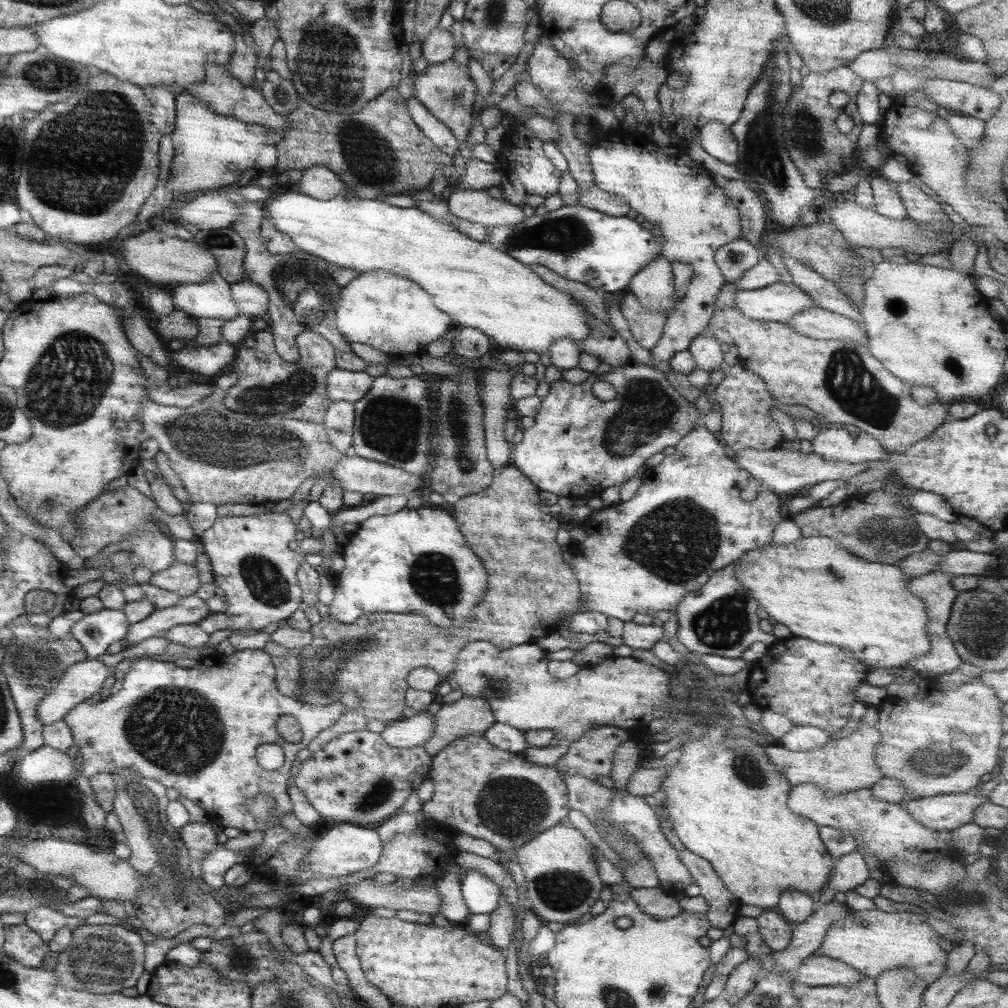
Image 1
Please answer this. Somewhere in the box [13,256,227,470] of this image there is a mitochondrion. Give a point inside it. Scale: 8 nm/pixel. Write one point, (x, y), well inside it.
(87, 358)

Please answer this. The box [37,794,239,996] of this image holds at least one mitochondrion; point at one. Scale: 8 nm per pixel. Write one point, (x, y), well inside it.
(101, 959)

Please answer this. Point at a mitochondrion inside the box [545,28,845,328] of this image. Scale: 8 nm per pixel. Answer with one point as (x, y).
(762, 151)

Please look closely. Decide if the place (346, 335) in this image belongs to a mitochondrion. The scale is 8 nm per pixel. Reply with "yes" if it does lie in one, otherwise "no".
no

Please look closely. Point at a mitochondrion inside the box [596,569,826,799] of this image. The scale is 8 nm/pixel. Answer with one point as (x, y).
(722, 625)

